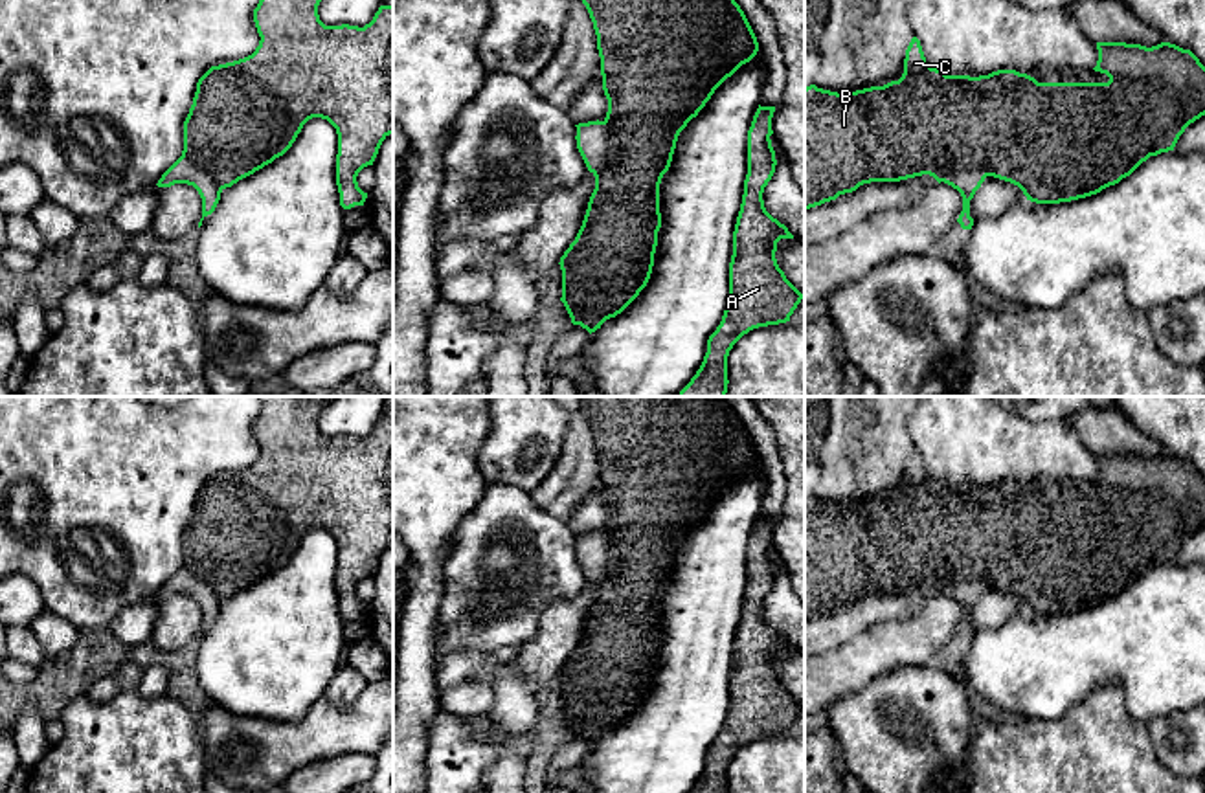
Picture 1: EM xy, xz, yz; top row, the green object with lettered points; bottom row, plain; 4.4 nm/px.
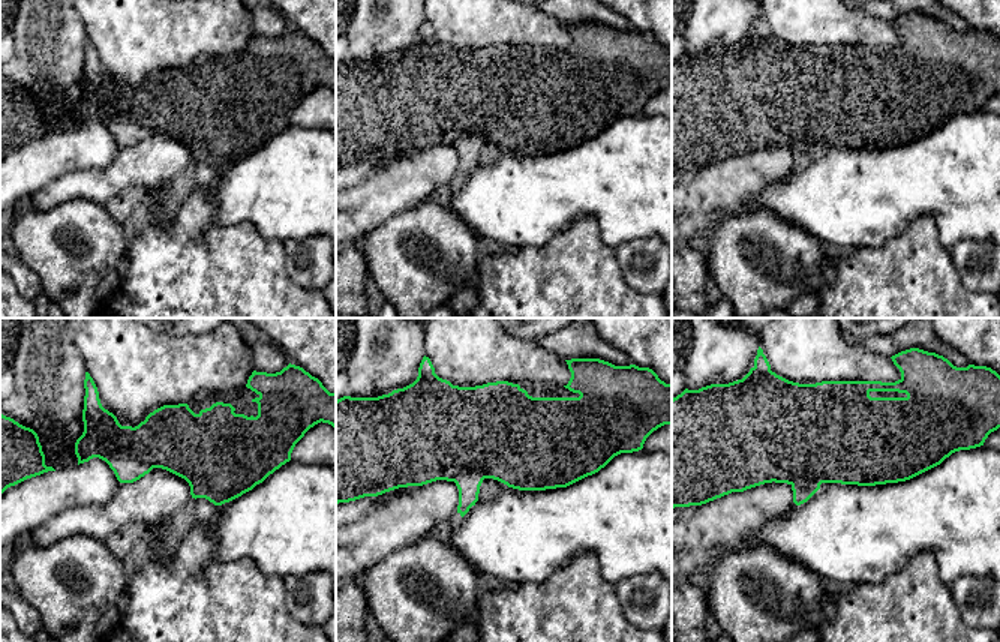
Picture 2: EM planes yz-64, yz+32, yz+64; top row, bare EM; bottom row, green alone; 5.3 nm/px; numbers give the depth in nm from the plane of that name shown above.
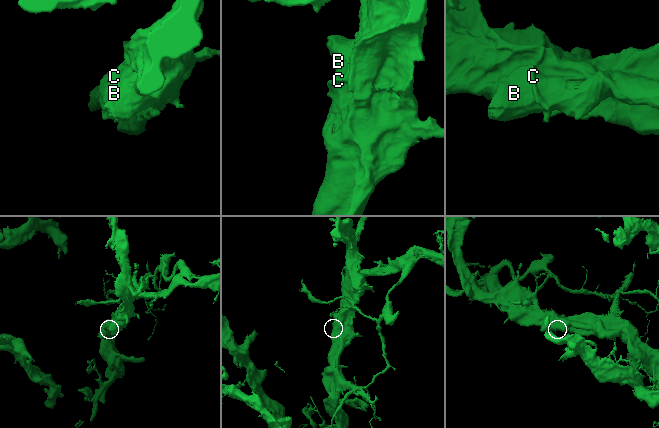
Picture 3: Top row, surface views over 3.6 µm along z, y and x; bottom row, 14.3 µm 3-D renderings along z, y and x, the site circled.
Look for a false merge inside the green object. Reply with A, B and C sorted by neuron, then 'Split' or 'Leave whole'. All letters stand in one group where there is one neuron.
Groups: A B / C. Split

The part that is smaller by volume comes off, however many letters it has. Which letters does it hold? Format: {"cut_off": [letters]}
{"cut_off": ["C"]}

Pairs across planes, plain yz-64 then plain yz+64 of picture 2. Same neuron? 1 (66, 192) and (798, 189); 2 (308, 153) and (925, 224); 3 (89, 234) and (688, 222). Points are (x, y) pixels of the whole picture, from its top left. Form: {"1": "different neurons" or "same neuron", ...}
{"1": "different neurons", "2": "different neurons", "3": "different neurons"}

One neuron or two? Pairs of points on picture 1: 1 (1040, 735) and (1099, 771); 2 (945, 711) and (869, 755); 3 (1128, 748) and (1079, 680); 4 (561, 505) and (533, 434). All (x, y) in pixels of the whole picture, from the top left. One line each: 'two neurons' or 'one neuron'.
1: one neuron
2: one neuron
3: two neurons
4: two neurons

